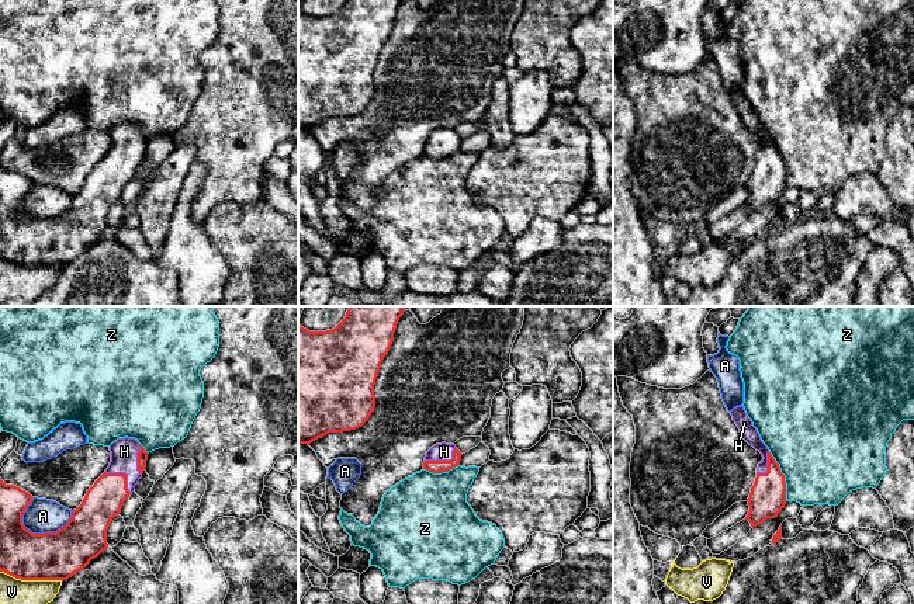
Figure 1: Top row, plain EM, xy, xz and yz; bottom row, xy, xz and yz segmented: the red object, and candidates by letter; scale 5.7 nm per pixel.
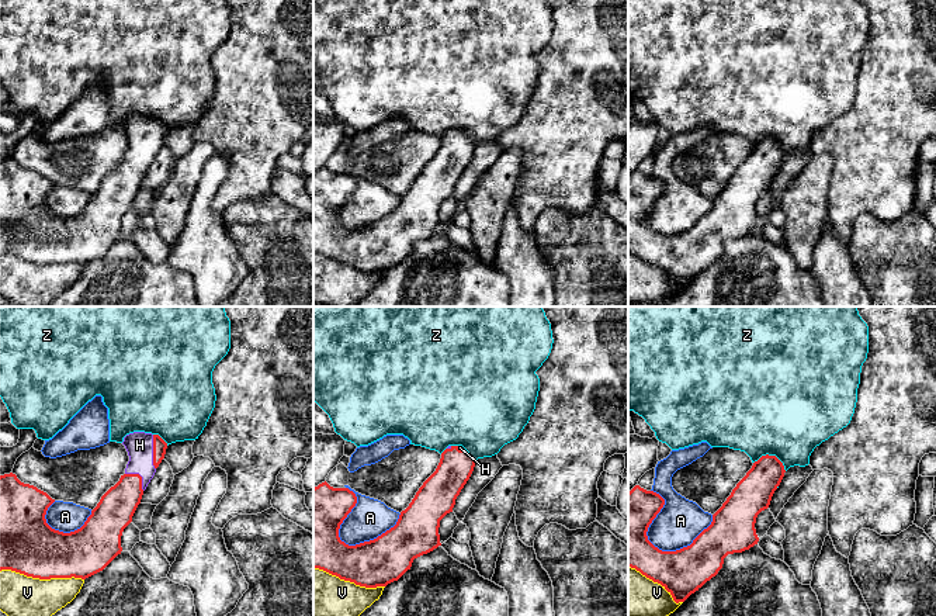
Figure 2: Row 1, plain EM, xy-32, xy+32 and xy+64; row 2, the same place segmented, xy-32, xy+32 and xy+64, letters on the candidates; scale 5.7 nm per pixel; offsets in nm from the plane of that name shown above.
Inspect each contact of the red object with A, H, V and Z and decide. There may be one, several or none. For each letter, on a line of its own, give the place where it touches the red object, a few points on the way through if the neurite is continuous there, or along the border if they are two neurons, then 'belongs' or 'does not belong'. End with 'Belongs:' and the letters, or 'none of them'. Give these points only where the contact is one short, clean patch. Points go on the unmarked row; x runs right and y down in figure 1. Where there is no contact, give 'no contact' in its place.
A: meets red in xy at (49, 218); does not belong
H: meets red in xy at (124, 159); belongs
V: meets red in xy at (31, 264); does not belong
Z: meets red in yz at (783, 162); does not belong
Belongs: H

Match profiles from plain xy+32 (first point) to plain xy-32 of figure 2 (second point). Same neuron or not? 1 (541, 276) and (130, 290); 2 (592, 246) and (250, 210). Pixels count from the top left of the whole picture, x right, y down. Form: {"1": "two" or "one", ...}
{"1": "two", "2": "one"}

